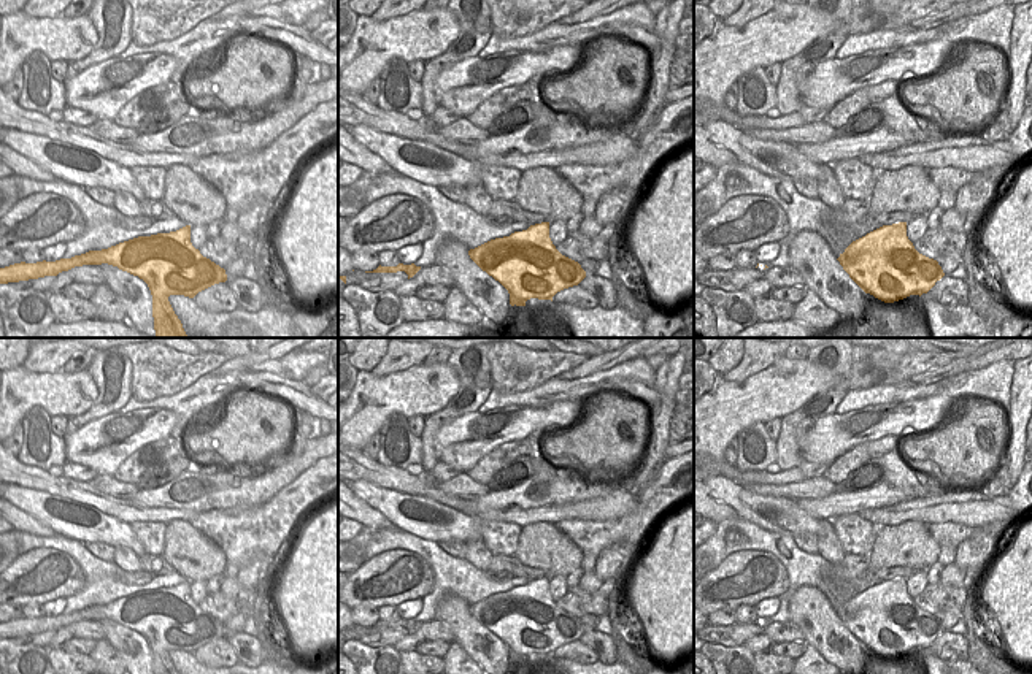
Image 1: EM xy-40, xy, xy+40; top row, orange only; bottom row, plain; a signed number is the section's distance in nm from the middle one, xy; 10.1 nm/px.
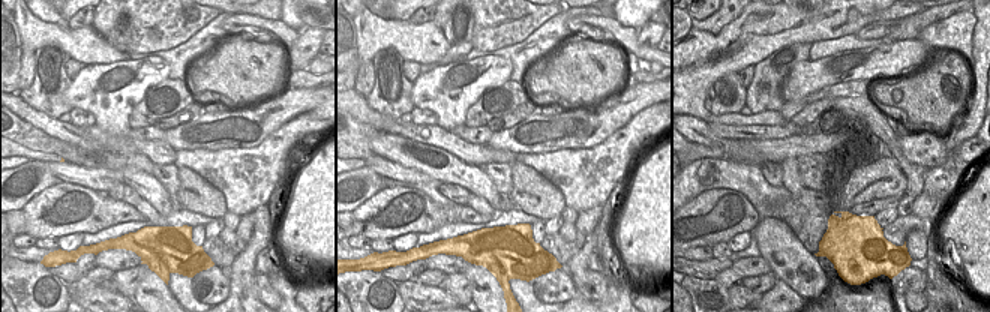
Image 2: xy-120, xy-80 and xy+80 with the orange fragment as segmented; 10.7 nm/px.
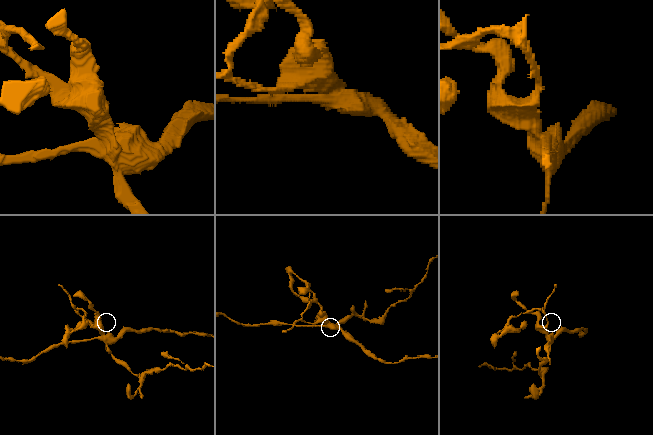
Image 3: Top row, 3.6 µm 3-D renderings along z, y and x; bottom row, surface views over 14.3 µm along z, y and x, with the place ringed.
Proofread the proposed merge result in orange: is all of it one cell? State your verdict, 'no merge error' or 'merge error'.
merge error

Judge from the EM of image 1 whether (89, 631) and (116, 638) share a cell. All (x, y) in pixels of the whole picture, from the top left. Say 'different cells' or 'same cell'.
different cells

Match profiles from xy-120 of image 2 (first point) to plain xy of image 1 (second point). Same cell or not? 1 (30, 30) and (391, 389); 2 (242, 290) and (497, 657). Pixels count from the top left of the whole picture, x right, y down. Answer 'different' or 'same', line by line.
1: same
2: same

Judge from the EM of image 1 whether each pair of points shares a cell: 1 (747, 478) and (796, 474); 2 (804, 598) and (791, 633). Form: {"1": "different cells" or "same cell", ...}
{"1": "same cell", "2": "different cells"}

